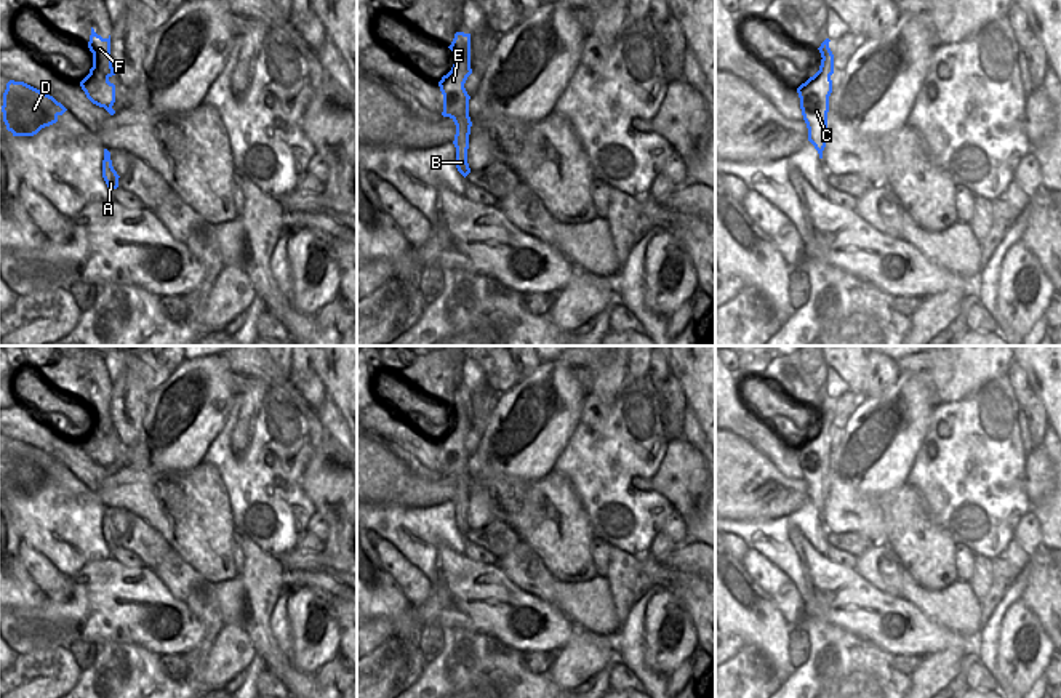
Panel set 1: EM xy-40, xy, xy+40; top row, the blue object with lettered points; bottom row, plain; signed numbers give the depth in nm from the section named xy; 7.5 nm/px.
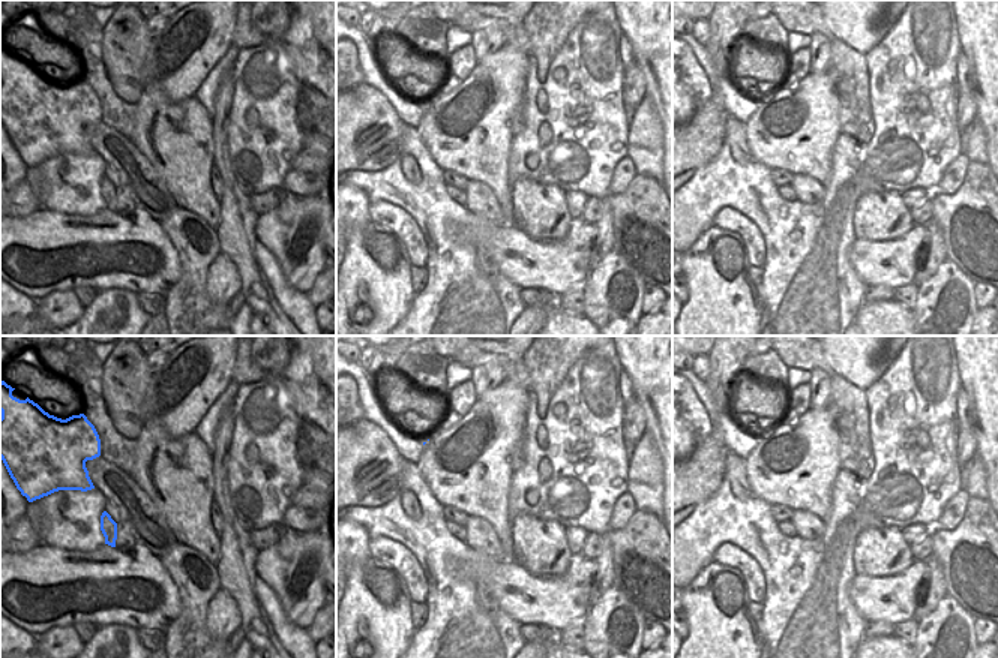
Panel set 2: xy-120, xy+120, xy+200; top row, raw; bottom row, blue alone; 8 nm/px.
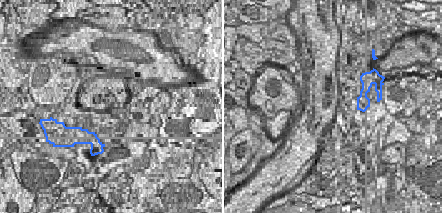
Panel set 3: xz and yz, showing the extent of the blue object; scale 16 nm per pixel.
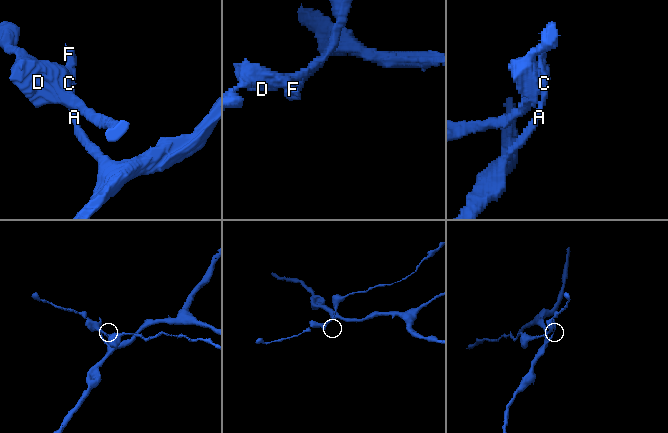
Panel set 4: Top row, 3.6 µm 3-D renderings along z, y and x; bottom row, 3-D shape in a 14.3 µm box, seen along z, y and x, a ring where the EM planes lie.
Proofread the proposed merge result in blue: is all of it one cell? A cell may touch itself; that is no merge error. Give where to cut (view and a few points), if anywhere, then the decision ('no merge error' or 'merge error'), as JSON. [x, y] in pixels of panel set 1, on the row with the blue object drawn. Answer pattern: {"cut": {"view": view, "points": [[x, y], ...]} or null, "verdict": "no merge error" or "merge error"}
{"cut": {"view": "xy-40", "points": [[108, 77], [92, 85], [82, 80]]}, "verdict": "merge error"}

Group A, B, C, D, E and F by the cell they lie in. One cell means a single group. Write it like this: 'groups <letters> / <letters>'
groups A B C E F / D

